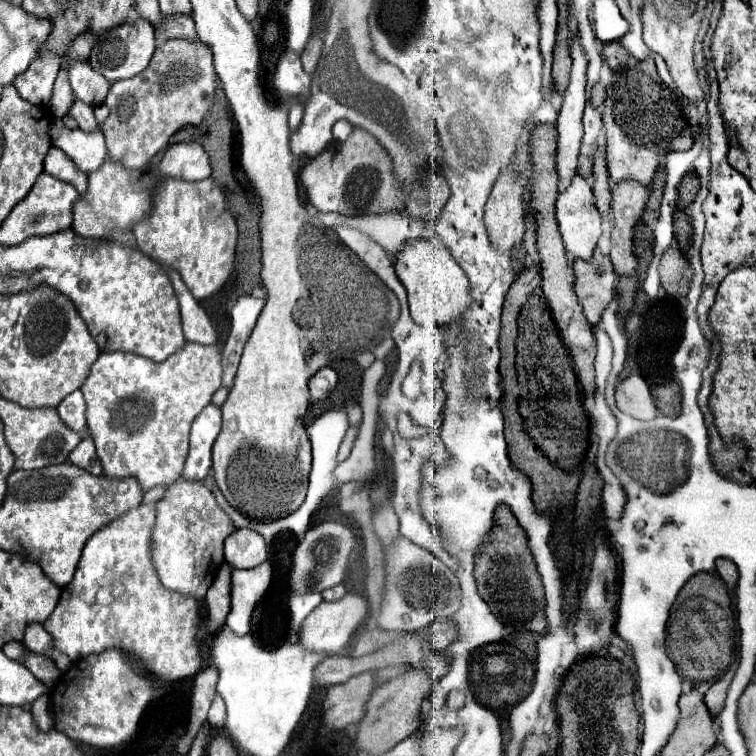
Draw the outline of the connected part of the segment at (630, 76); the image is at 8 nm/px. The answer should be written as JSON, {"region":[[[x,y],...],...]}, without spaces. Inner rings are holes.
{"region":[[[652,60],[636,62],[636,66],[624,68],[622,74],[626,74],[626,78],[622,76],[608,88],[604,102],[608,172],[614,182],[630,178],[648,188],[660,166],[660,156],[672,150],[690,150],[694,134],[676,106],[676,96],[660,80]]]}

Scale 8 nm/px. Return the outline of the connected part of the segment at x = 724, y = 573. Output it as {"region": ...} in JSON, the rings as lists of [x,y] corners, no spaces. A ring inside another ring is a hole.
{"region":[[[718,558],[718,560],[716,560],[716,572],[718,572],[720,578],[726,582],[728,590],[734,590],[734,588],[736,588],[736,582],[738,582],[738,568],[736,568],[736,564],[732,564],[730,560]]]}

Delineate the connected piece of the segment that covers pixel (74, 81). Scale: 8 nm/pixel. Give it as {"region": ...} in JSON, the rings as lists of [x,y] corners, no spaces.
{"region":[[[70,56],[68,60],[68,78],[76,98],[86,104],[100,106],[110,90],[110,82],[100,72],[96,72],[88,60],[78,60]]]}

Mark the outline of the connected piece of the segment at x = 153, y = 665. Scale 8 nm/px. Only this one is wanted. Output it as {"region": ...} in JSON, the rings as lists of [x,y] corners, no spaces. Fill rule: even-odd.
{"region":[[[138,504],[136,508],[130,508],[128,514],[124,512],[120,518],[98,530],[86,542],[74,578],[62,590],[60,602],[52,612],[52,616],[48,618],[48,632],[54,638],[56,650],[64,652],[72,660],[84,658],[100,650],[118,648],[136,654],[142,666],[162,682],[174,682],[194,676],[202,668],[202,656],[196,640],[196,634],[202,628],[202,616],[198,598],[184,596],[180,592],[162,586],[150,554],[154,522],[156,522],[156,504]]]}

